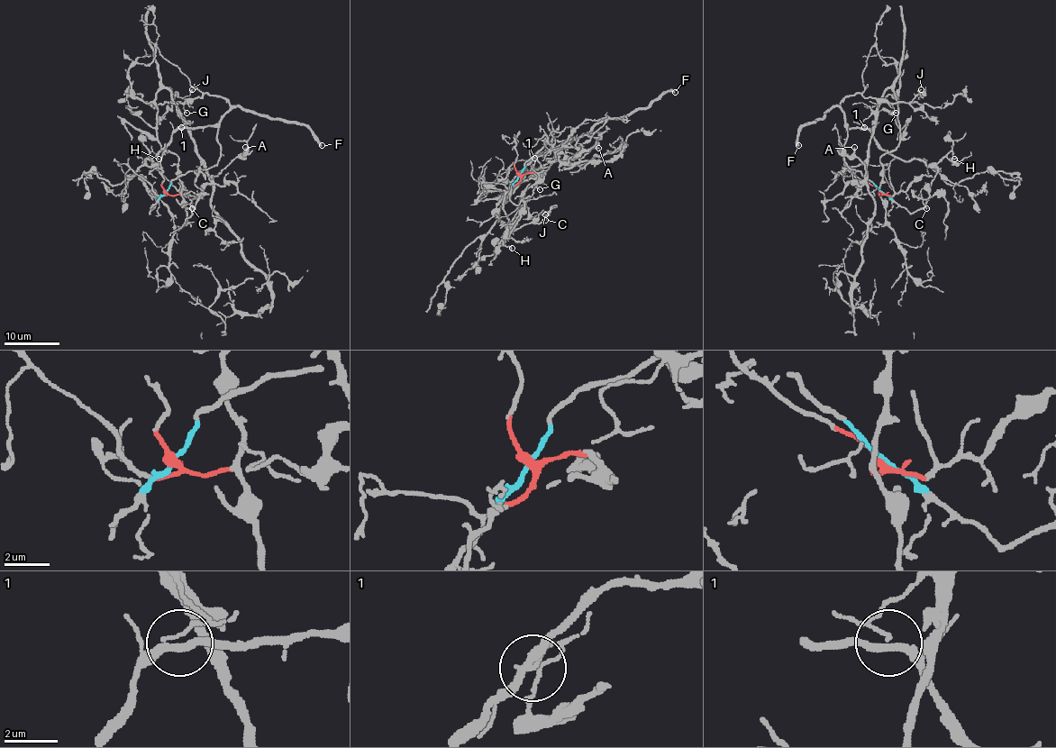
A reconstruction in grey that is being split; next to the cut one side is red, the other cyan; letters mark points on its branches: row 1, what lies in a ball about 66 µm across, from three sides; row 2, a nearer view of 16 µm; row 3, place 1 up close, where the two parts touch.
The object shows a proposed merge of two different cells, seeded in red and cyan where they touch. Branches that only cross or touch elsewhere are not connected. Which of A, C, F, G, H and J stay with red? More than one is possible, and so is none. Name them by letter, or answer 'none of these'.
A

